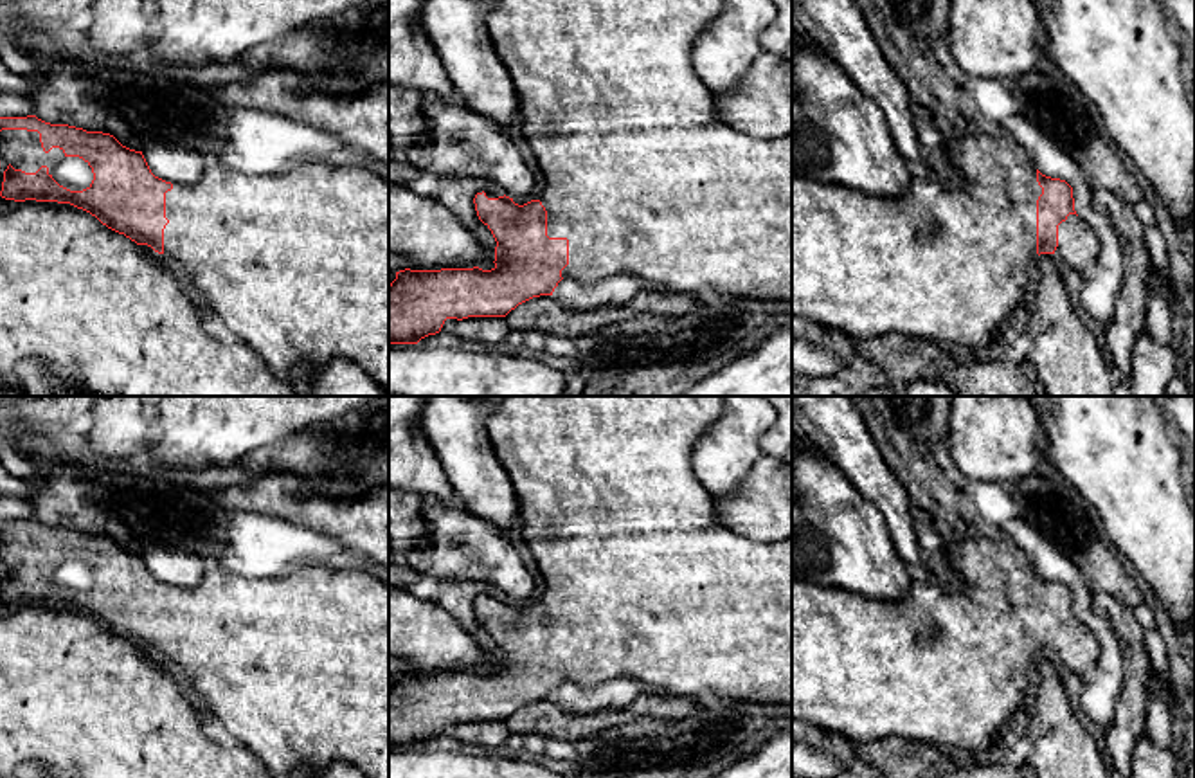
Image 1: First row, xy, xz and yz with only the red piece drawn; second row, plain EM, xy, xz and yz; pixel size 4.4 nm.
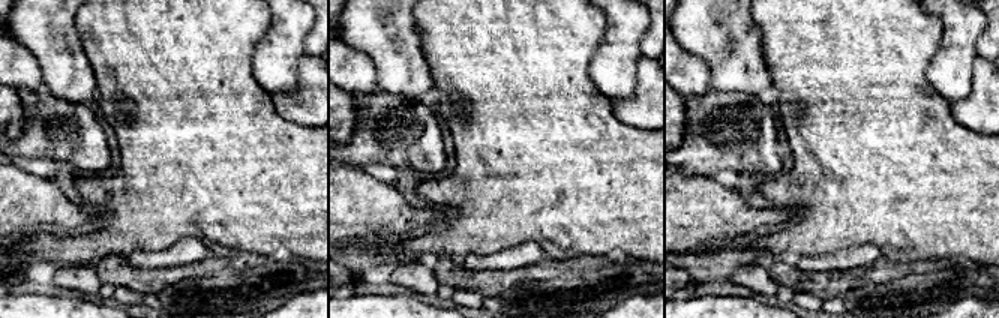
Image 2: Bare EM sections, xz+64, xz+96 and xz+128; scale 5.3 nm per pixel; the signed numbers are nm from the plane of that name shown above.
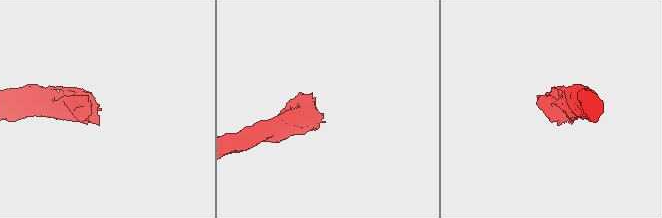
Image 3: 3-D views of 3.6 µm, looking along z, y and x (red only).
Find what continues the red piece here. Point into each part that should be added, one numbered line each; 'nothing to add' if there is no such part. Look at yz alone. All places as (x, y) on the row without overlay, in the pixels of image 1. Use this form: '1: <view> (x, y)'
1: yz (947, 667)

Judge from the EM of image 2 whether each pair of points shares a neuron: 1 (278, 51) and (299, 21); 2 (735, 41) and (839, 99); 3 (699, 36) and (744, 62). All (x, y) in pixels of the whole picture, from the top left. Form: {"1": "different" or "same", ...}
{"1": "same", "2": "different", "3": "same"}

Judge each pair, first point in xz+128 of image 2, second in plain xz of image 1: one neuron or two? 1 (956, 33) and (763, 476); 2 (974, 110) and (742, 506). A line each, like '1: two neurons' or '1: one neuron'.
1: two neurons
2: one neuron

